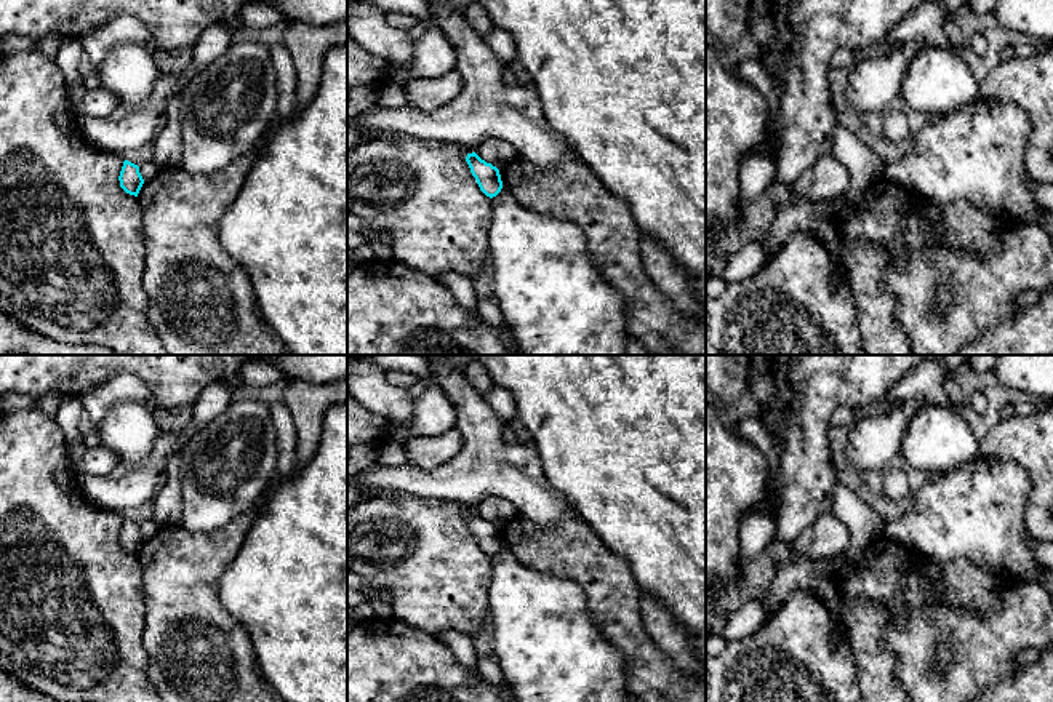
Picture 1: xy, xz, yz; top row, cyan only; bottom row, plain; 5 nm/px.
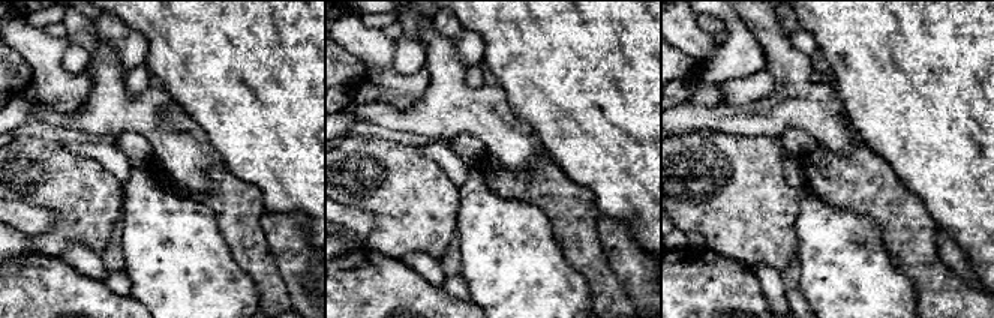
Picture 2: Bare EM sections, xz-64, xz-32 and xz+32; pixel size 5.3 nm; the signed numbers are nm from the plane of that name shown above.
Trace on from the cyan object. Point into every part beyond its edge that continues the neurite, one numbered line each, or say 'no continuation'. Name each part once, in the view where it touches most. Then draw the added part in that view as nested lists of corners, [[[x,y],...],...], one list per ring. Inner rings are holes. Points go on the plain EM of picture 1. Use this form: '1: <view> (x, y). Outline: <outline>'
no continuation

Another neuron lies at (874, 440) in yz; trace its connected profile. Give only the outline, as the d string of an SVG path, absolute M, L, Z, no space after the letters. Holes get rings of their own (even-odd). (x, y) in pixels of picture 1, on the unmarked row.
M923 397L872 409L850 429L847 457L858 473L885 473L901 453L906 429L925 405Z

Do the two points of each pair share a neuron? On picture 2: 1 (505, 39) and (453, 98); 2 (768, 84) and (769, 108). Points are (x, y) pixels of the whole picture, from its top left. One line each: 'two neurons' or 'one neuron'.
1: two neurons
2: two neurons

